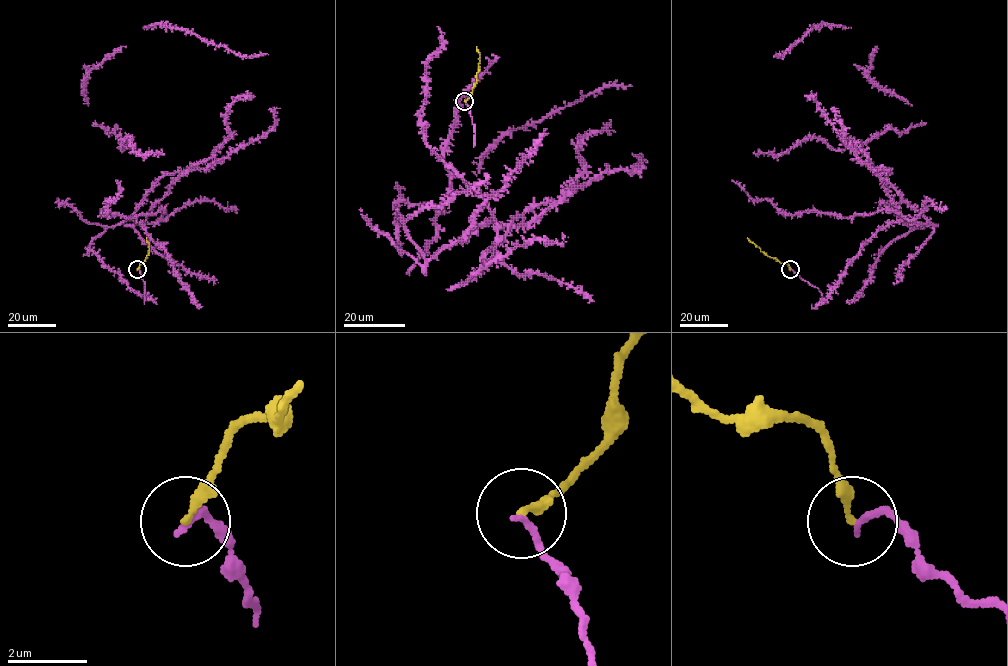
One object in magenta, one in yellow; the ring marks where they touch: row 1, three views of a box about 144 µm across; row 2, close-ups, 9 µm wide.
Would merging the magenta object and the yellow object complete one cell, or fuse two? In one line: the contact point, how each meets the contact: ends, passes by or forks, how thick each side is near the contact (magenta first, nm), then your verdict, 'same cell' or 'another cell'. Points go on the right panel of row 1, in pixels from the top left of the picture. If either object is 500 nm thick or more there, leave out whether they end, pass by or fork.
(790, 269) | magenta ends | yellow ends | 150/220 nm | same cell

